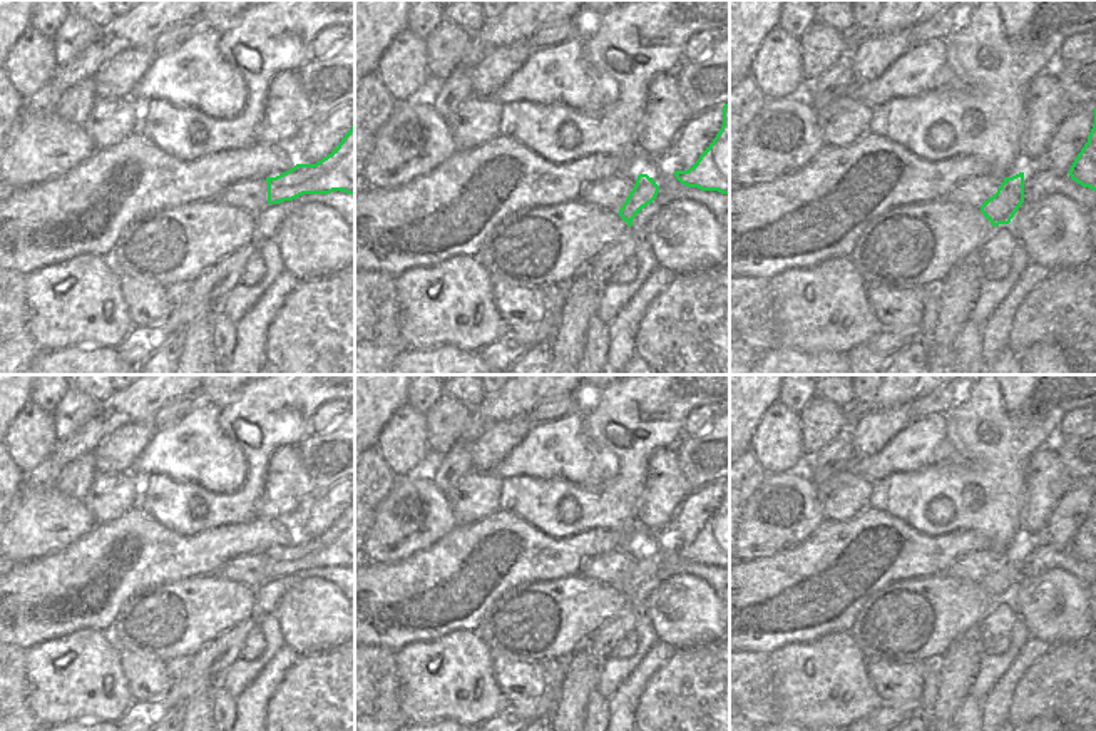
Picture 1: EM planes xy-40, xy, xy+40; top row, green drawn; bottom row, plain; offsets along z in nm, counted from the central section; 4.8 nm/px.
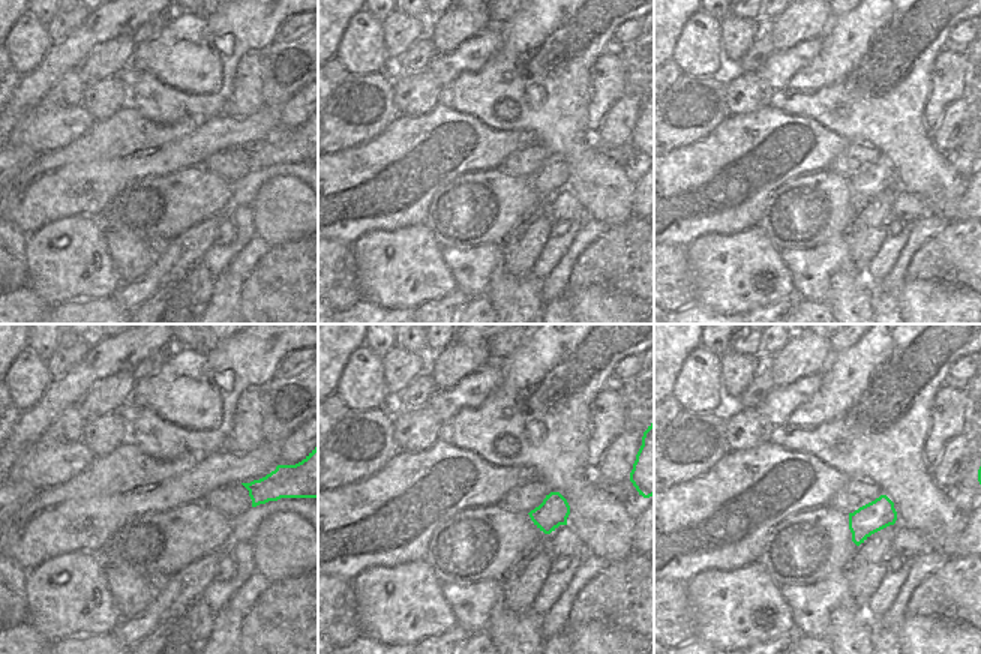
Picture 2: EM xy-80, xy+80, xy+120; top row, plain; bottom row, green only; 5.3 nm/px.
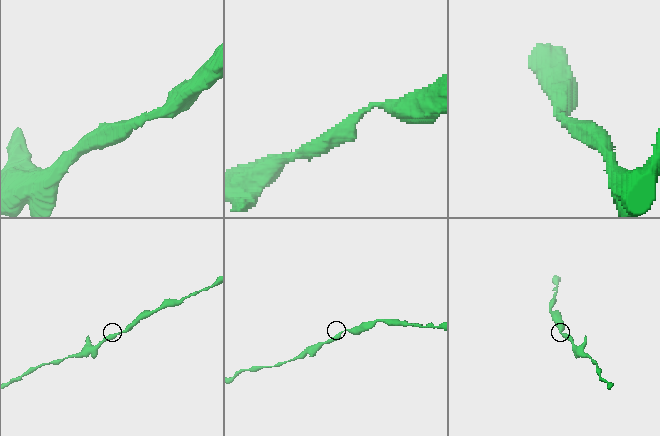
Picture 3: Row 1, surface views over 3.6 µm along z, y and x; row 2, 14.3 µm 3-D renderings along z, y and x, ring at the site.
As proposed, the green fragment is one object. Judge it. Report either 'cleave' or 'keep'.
keep

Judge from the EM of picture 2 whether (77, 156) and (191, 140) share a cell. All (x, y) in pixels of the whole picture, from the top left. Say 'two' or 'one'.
one

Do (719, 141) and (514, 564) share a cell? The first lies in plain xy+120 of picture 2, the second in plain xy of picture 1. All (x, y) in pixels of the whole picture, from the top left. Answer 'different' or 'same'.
same

